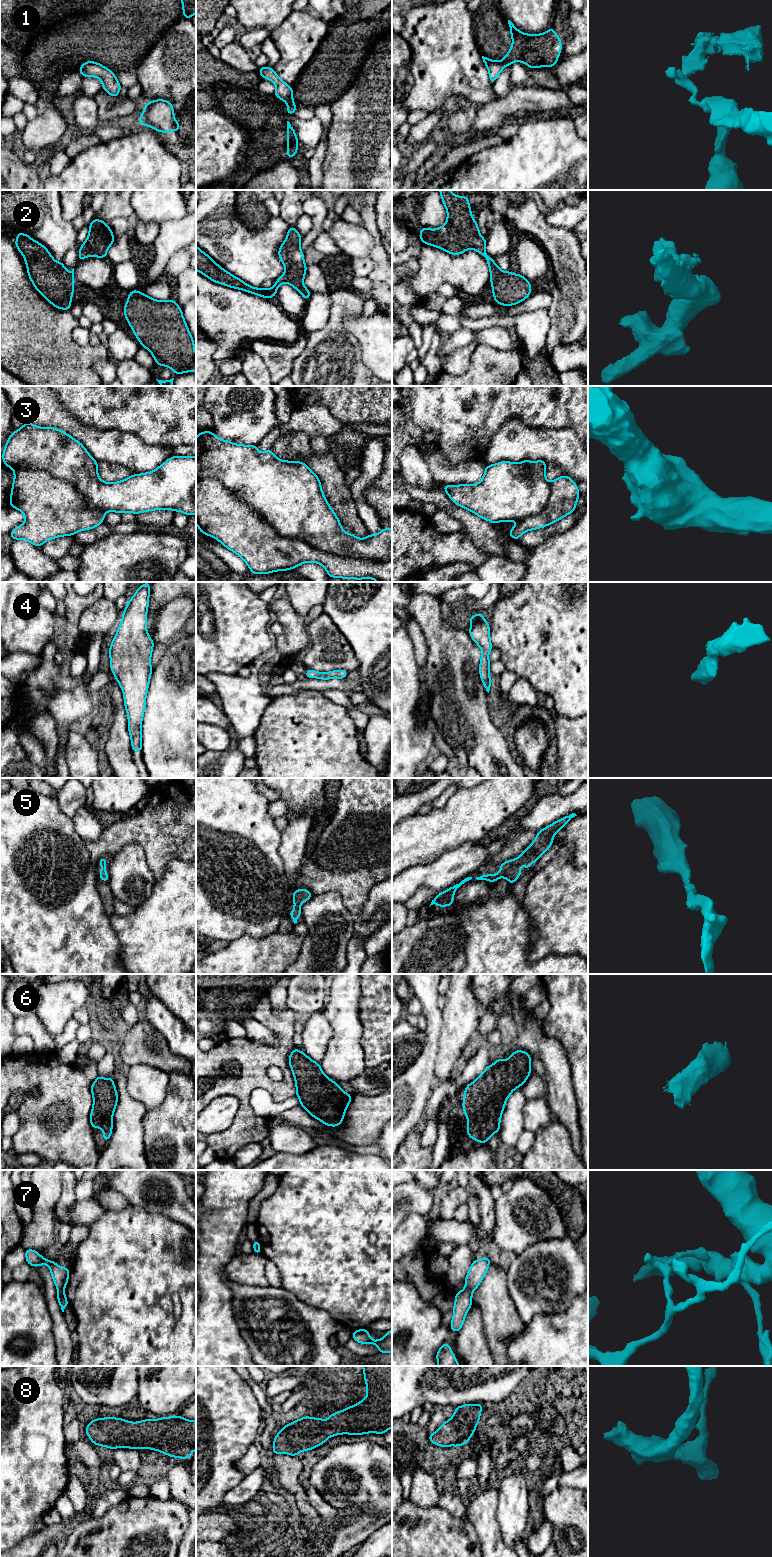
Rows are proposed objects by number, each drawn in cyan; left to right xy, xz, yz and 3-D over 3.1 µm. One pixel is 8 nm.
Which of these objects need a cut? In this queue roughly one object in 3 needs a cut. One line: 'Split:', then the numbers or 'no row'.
Split: 1, 3, 7

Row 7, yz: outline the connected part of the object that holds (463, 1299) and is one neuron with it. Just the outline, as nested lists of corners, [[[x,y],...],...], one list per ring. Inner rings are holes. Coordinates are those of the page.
[[[465,1287],[455,1294],[455,1304],[453,1306],[453,1319],[450,1328],[453,1332],[458,1333],[463,1326],[465,1316],[469,1311],[472,1301],[472,1290]]]

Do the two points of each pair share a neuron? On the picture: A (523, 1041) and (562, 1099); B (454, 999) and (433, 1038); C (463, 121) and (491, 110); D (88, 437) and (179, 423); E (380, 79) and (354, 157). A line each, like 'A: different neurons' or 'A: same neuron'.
A: same neuron
B: different neurons
C: different neurons
D: different neurons
E: same neuron

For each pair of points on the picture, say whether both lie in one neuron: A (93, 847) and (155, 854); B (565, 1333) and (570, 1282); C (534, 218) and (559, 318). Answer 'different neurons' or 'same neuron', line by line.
A: same neuron
B: different neurons
C: same neuron

